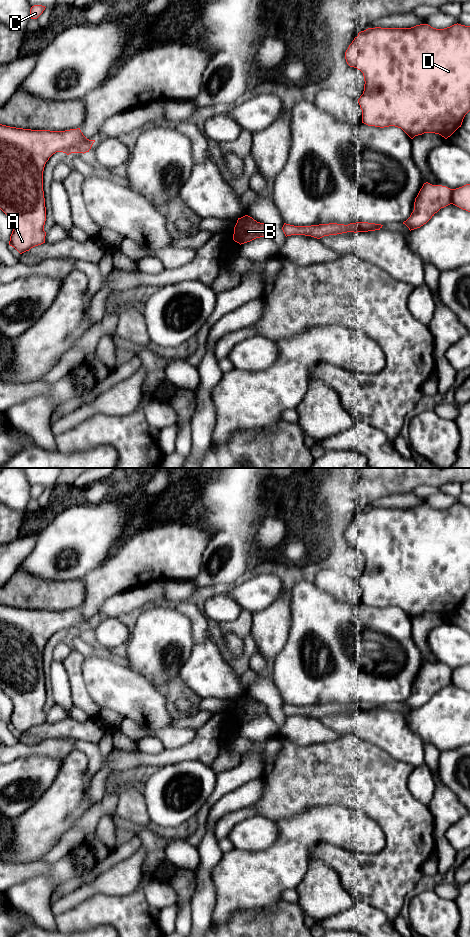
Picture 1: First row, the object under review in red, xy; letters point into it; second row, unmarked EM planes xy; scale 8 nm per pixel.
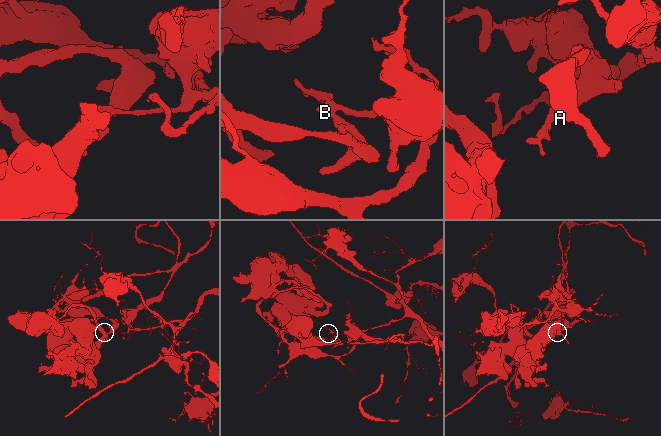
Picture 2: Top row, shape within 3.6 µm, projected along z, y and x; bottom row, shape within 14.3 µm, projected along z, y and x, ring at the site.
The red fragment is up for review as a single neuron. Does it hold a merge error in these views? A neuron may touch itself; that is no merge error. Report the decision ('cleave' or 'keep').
cleave

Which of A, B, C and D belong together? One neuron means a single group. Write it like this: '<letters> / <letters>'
A / B C D

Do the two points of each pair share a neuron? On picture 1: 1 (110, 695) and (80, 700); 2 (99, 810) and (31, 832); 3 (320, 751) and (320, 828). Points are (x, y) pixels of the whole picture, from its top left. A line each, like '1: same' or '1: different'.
1: different
2: different
3: different

